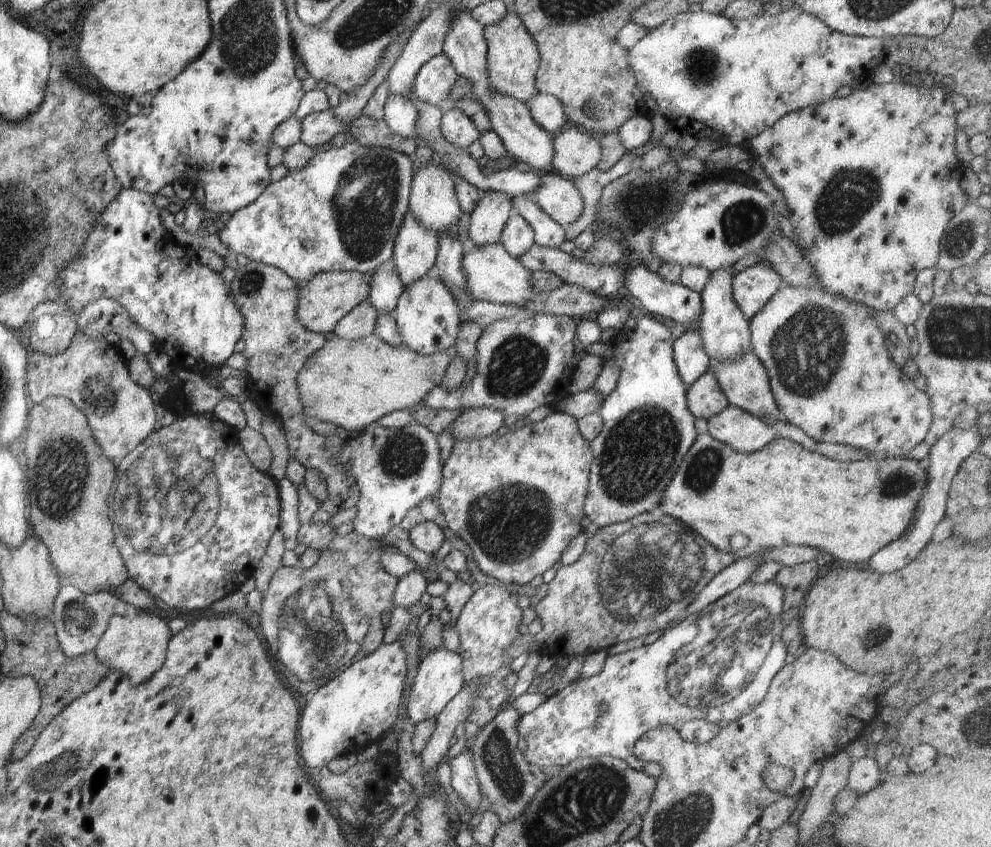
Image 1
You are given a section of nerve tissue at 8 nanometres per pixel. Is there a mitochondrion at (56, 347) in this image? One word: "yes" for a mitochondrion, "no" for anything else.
no

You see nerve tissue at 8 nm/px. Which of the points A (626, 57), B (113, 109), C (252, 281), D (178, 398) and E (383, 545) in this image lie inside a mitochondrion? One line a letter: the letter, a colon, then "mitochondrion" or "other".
A: other
B: other
C: mitochondrion
D: other
E: other

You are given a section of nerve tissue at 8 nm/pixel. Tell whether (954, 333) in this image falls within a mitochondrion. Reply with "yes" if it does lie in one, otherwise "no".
yes

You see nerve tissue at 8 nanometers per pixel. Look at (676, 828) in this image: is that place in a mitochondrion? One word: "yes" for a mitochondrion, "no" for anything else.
yes

